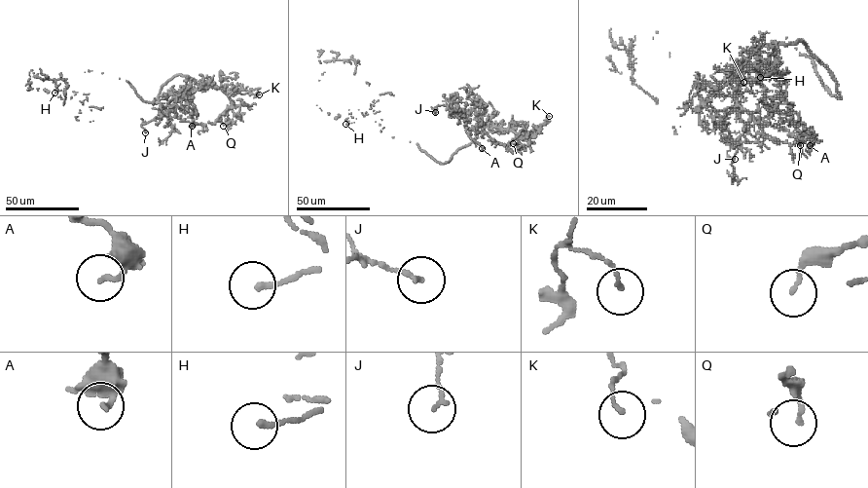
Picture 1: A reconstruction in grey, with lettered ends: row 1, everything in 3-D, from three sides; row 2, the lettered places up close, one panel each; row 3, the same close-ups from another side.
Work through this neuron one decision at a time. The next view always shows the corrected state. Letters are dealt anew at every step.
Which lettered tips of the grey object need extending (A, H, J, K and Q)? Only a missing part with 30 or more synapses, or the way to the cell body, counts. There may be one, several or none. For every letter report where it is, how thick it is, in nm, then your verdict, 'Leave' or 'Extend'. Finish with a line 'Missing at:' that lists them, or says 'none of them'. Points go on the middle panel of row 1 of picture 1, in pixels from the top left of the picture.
A: Place: (482, 148). Thickness 150 nm. Leave
H: Place: (345, 124). Thickness 180 nm. Leave
J: Place: (435, 112). Thickness 130 nm. Leave
K: Place: (549, 116). Thickness 120 nm. Leave
Q: Place: (513, 143). Thickness 140 nm. Leave
Missing at: none of them

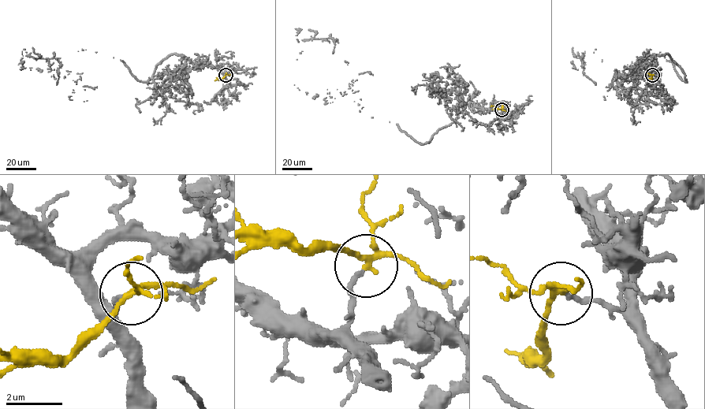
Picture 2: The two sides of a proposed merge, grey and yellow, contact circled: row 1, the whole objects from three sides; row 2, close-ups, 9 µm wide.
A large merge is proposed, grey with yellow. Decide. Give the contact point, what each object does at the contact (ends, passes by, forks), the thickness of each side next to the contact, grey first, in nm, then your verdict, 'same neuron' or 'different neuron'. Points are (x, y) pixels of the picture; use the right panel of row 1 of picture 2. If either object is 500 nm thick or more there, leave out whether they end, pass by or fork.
place (652, 75); grey ends; yellow forks; calibres 150 and 160 nm; same neuron

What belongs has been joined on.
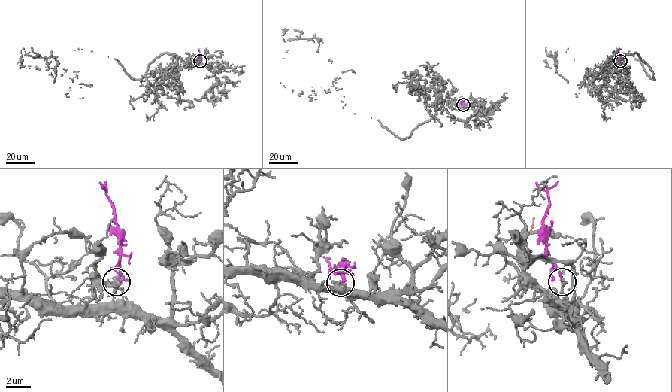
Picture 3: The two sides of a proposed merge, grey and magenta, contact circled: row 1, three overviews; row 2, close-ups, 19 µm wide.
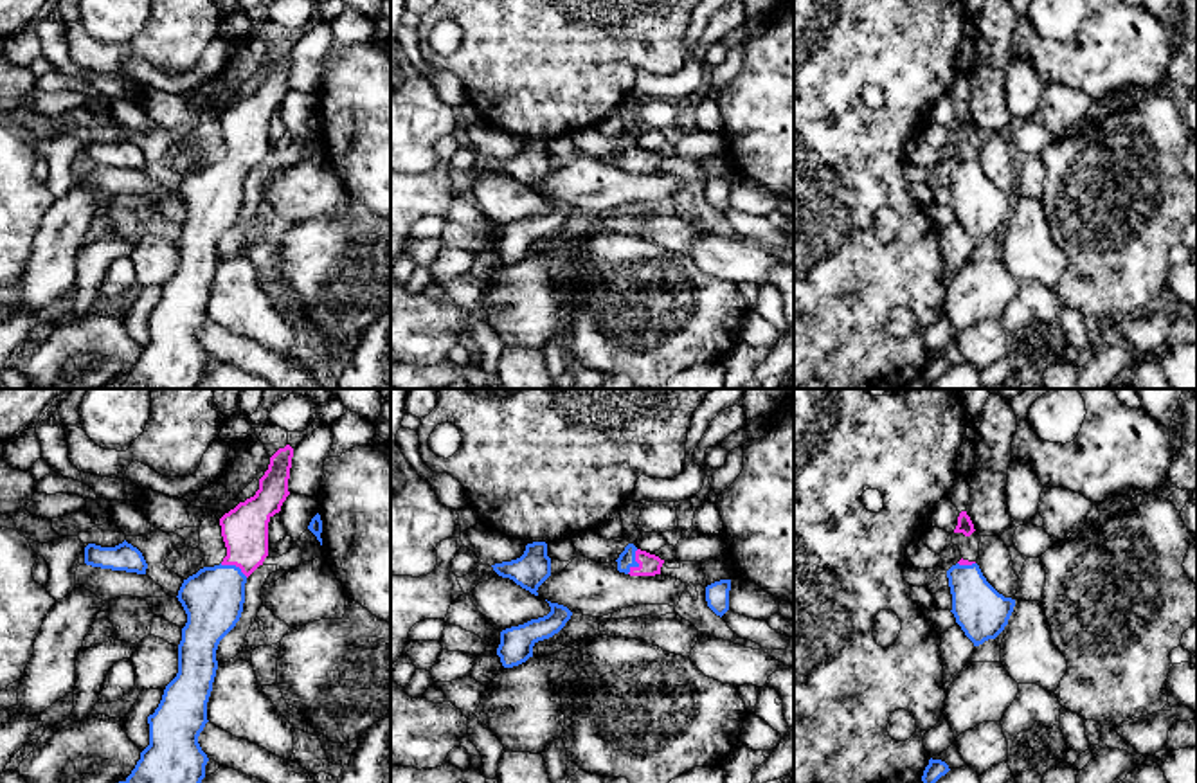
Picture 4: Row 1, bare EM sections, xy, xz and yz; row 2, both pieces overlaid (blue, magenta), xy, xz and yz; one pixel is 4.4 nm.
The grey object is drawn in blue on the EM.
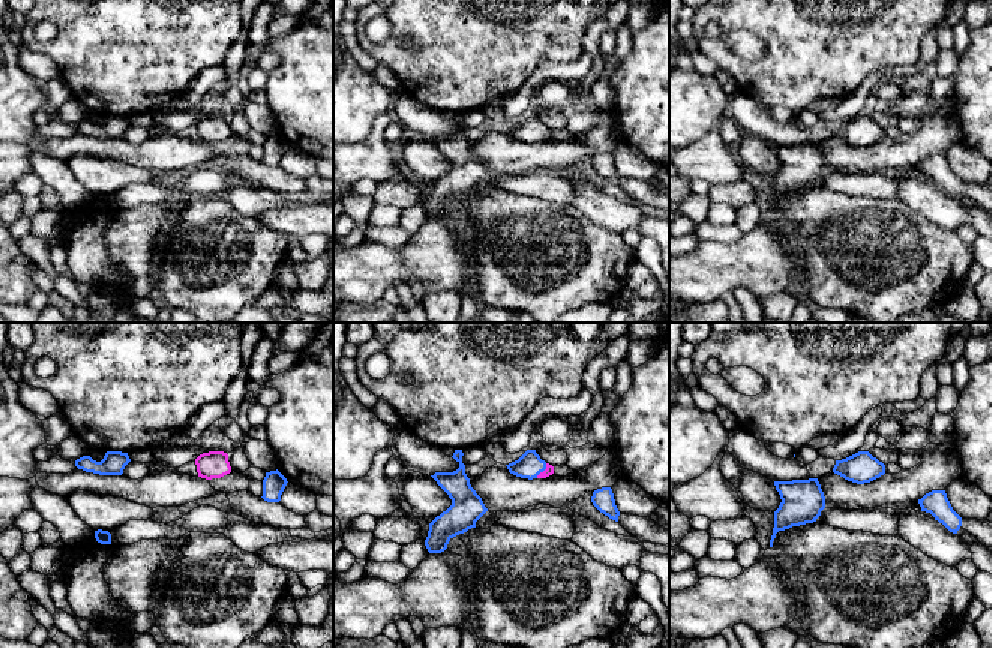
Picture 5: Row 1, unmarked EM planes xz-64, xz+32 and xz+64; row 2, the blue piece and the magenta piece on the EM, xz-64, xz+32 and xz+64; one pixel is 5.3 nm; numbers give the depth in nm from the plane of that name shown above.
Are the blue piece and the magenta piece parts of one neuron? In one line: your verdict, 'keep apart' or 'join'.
join

